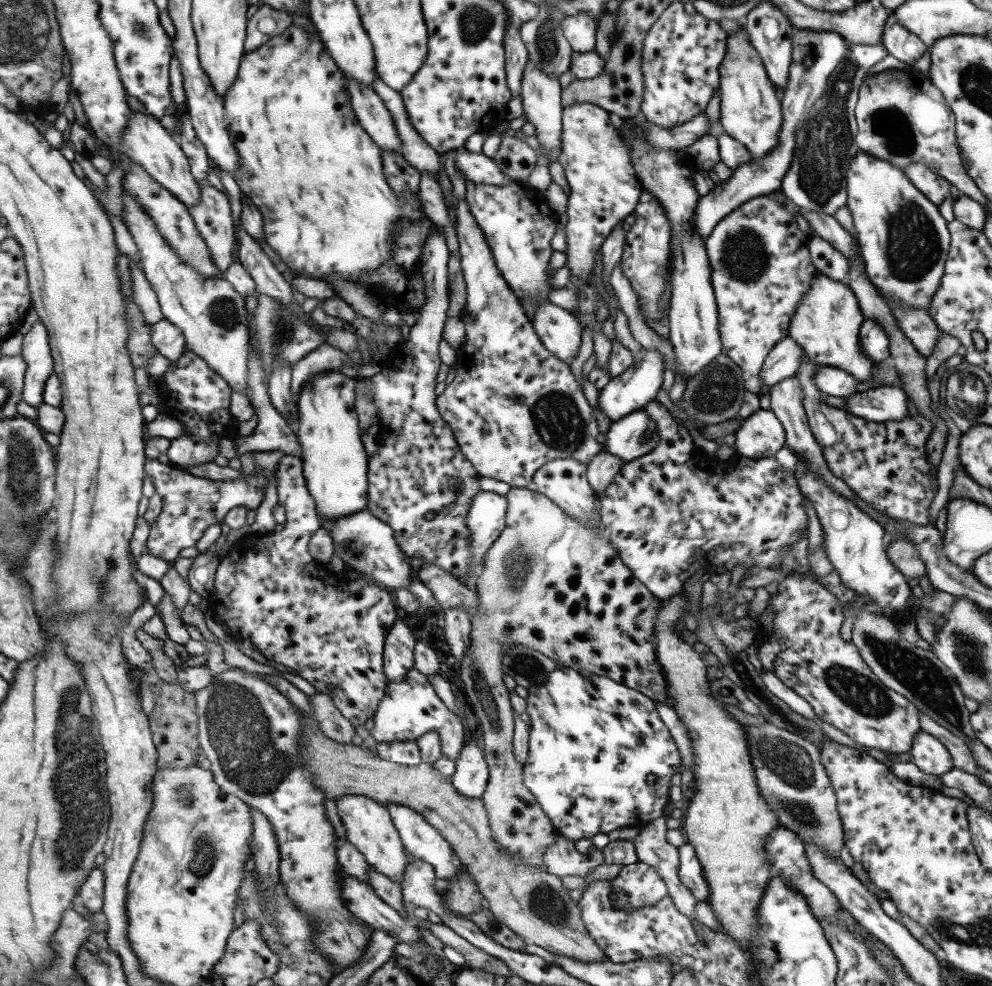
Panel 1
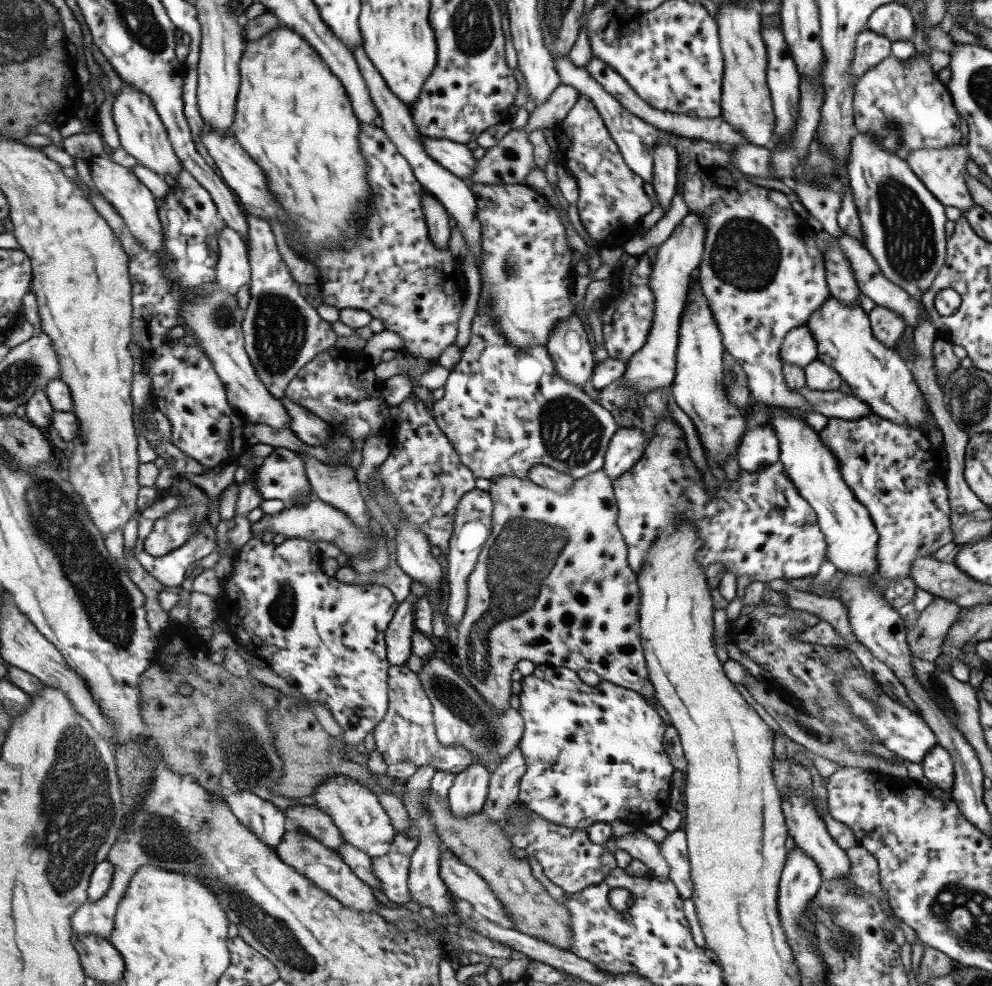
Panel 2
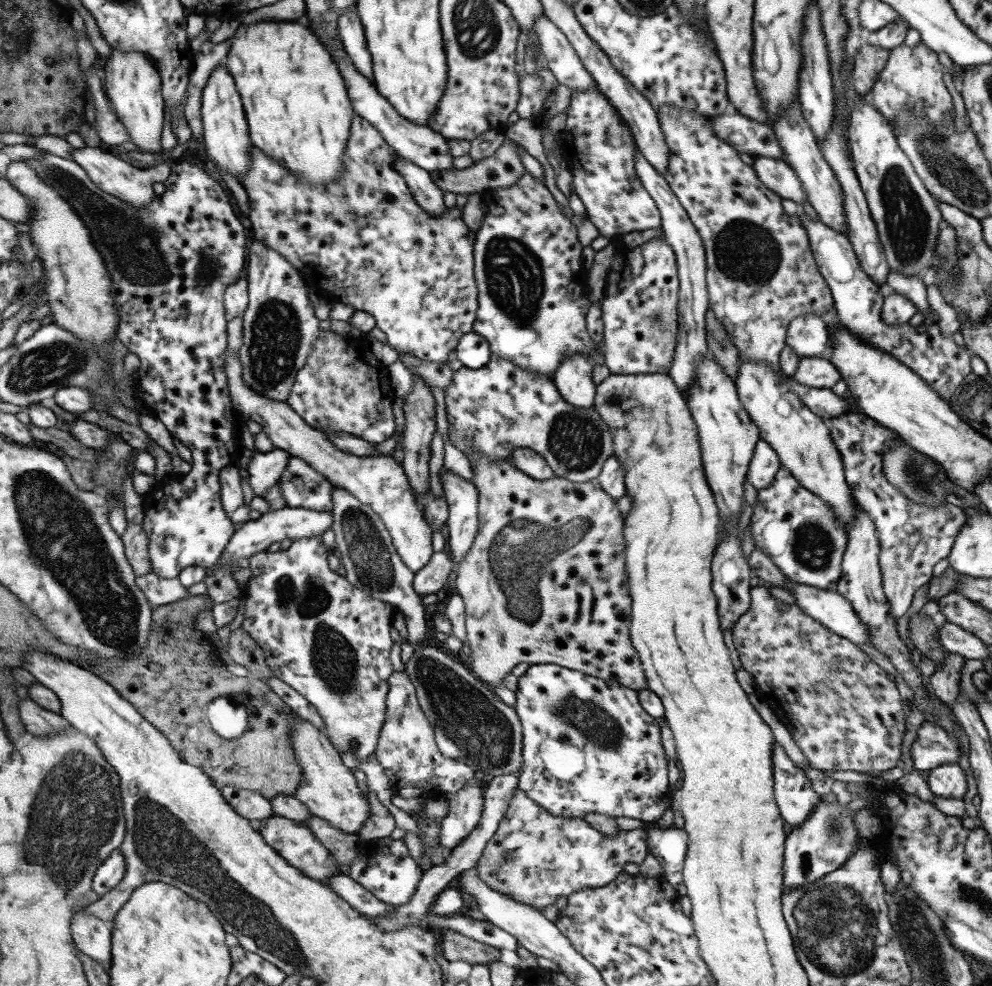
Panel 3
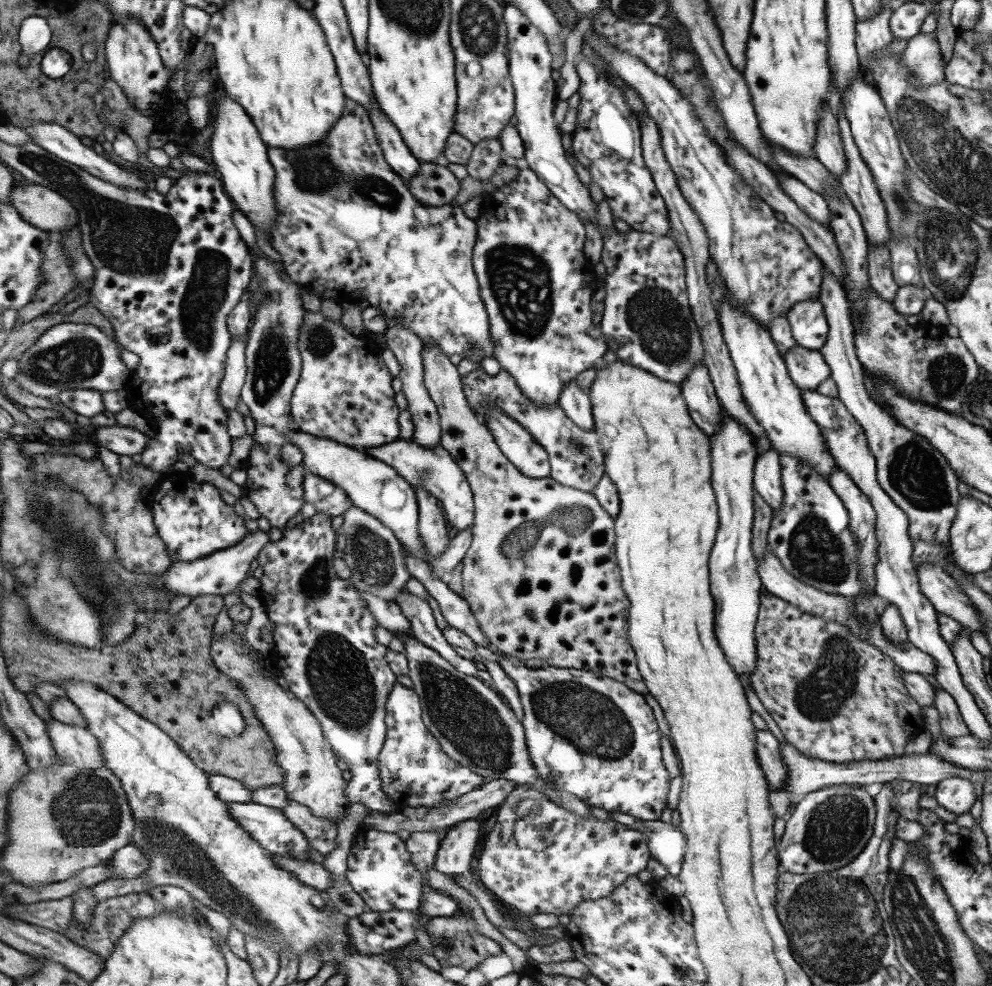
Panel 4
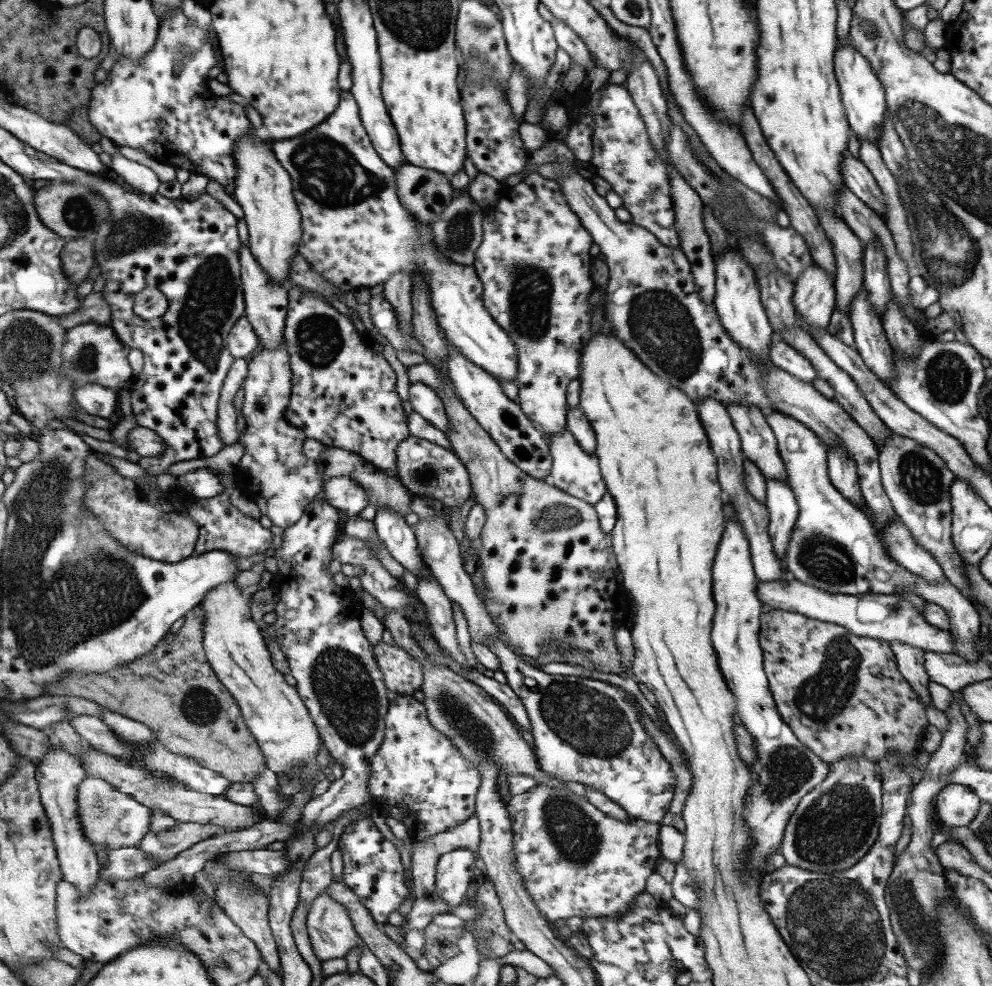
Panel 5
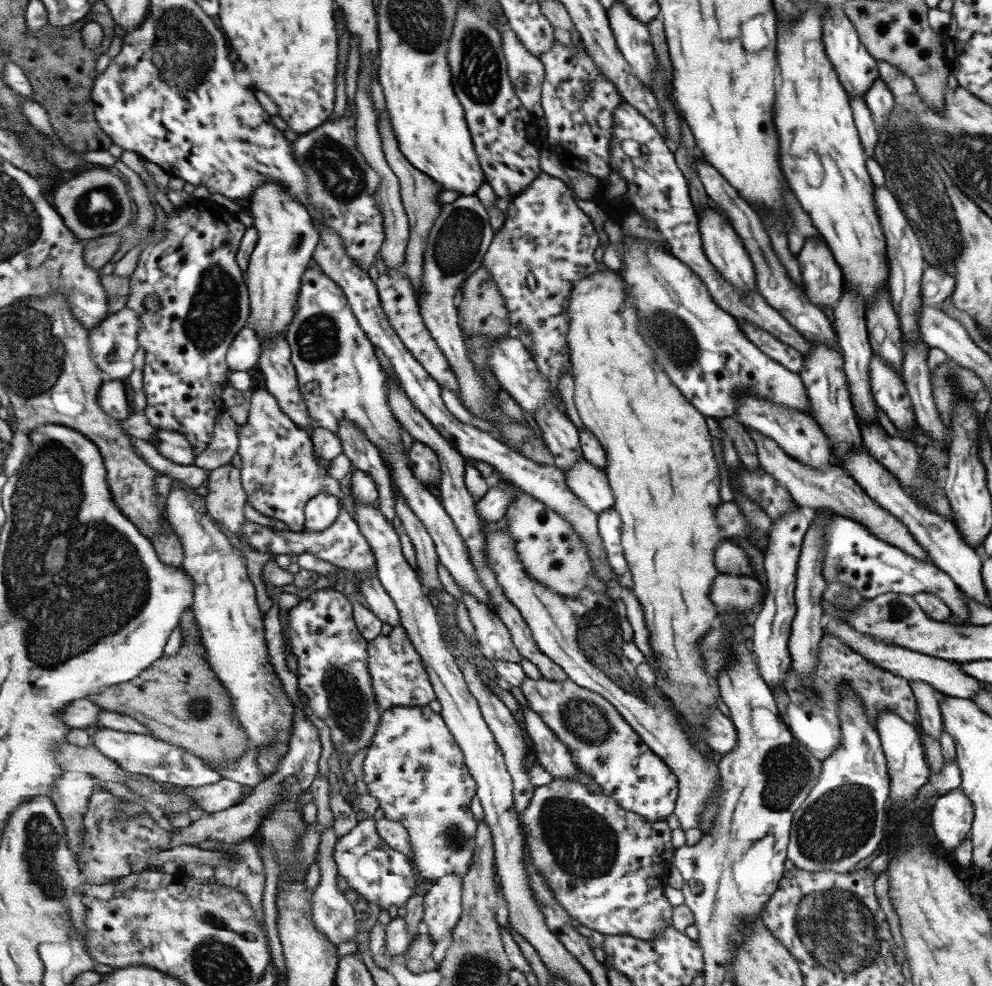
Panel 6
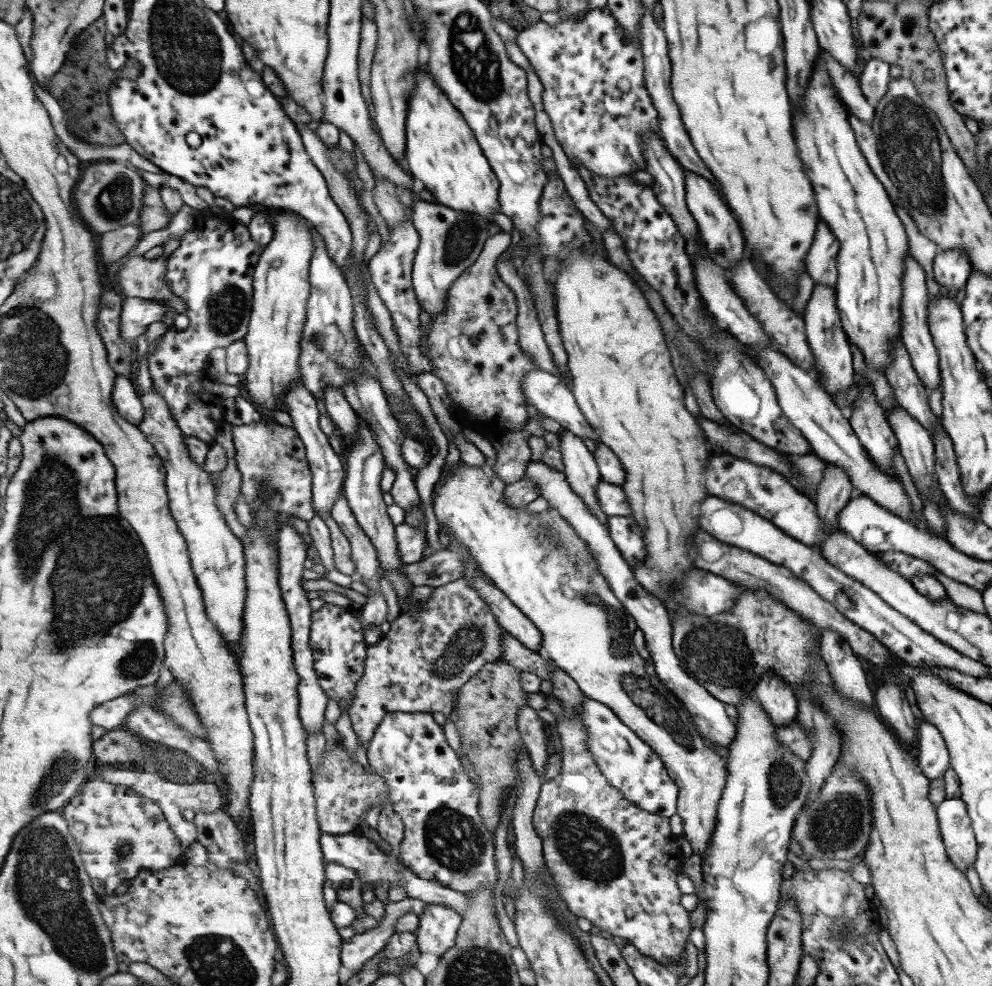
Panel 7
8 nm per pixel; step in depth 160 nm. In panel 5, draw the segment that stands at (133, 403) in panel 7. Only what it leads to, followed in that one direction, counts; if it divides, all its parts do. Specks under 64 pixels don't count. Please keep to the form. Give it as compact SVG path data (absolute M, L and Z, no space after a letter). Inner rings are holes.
M86 384L74 390L74 399L88 414L102 418L113 416L120 408L117 390L111 390L101 384Z

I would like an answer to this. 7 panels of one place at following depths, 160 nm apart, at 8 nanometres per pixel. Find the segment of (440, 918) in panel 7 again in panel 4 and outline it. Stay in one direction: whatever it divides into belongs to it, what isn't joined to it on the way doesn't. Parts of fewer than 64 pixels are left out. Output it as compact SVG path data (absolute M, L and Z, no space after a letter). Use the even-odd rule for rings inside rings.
M470 818L454 824L447 829L448 832L443 833L444 837L441 837L433 866L455 883L453 876L457 877L459 874L469 876L469 862L471 862L471 858L473 858L475 844L478 843L477 834L479 834L479 823L477 818L476 820L474 818Z

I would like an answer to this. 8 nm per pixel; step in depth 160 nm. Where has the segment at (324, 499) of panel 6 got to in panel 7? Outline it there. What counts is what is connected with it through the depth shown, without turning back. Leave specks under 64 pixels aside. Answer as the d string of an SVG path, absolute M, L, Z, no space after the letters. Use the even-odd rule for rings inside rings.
M297 383L290 393L286 394L285 411L290 415L294 428L306 447L310 470L314 474L314 509L320 514L330 514L335 503L339 501L342 483L345 481L343 466L339 462L339 454L329 444L329 438L320 426L321 410L314 394L303 384Z

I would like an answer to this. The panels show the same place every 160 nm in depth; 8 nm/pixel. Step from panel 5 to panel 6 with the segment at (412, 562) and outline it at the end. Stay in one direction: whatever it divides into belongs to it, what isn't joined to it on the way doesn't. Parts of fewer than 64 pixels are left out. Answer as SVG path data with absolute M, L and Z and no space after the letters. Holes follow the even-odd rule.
M346 418L339 422L337 435L342 447L342 454L349 459L351 465L370 474L371 480L375 480L375 487L379 493L377 508L382 511L382 514L385 514L390 522L393 522L392 518L395 518L396 512L393 507L390 476L383 466L379 450L365 439L365 435L359 427L353 425L351 421L347 421Z

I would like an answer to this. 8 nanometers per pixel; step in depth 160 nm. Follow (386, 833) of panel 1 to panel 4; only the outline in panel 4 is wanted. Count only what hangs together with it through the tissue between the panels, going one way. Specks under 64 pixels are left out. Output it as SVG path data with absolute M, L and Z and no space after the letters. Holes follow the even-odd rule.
M232 631L214 638L211 654L220 671L240 682L251 706L255 706L255 713L271 735L274 748L278 750L279 764L286 770L283 788L288 792L288 797L307 806L317 817L338 820L338 816L346 812L349 804L345 780L337 764L338 755L326 739L322 722L281 679L275 681L265 676L263 669L269 669L266 661L258 660L254 650L250 650L250 645Z

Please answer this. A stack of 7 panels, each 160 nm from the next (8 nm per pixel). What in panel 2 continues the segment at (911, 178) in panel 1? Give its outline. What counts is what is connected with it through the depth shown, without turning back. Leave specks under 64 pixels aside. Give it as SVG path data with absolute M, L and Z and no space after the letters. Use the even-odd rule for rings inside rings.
M954 144L943 148L920 148L912 150L904 159L911 172L923 183L923 186L943 205L955 206L962 213L975 205L971 200L964 178L965 159L968 157L966 146Z

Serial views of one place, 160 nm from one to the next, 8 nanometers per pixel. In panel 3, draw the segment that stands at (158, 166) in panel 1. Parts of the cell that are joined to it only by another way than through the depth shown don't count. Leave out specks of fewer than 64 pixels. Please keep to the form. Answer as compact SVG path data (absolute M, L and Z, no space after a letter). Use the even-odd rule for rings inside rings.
M111 48L104 70L106 96L120 121L130 134L130 140L148 152L162 150L161 136L165 126L166 98L163 95L163 76L154 59L141 50Z

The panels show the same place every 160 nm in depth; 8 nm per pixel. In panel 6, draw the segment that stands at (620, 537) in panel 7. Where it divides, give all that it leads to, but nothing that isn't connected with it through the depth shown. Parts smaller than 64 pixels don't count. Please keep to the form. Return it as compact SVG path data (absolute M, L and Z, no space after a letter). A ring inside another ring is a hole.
M615 509L599 511L596 514L597 532L602 540L602 546L607 556L607 563L613 569L613 573L618 576L620 584L626 588L632 586L627 563L623 559L623 549L620 545L620 526L621 521Z

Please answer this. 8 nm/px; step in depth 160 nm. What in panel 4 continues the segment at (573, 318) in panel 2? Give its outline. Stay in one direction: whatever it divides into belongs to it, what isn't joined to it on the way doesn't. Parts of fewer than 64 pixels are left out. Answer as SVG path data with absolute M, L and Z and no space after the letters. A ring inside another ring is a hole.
M574 379L560 390L556 403L573 425L583 430L594 430L590 398L587 391L584 391Z

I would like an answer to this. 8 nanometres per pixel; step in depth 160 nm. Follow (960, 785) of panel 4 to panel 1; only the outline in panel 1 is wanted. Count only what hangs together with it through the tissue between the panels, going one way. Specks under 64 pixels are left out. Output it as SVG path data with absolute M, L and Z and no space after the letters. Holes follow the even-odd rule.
M921 730L914 734L908 754L910 762L925 774L934 774L938 777L953 767L950 754L943 744Z

